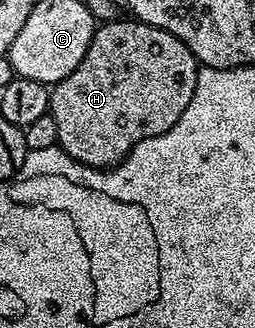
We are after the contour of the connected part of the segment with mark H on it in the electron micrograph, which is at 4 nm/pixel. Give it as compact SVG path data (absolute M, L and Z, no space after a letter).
M131 17L100 23L78 69L51 88L50 114L57 126L57 144L88 167L115 167L138 141L166 133L186 113L197 81L194 53L174 33Z

